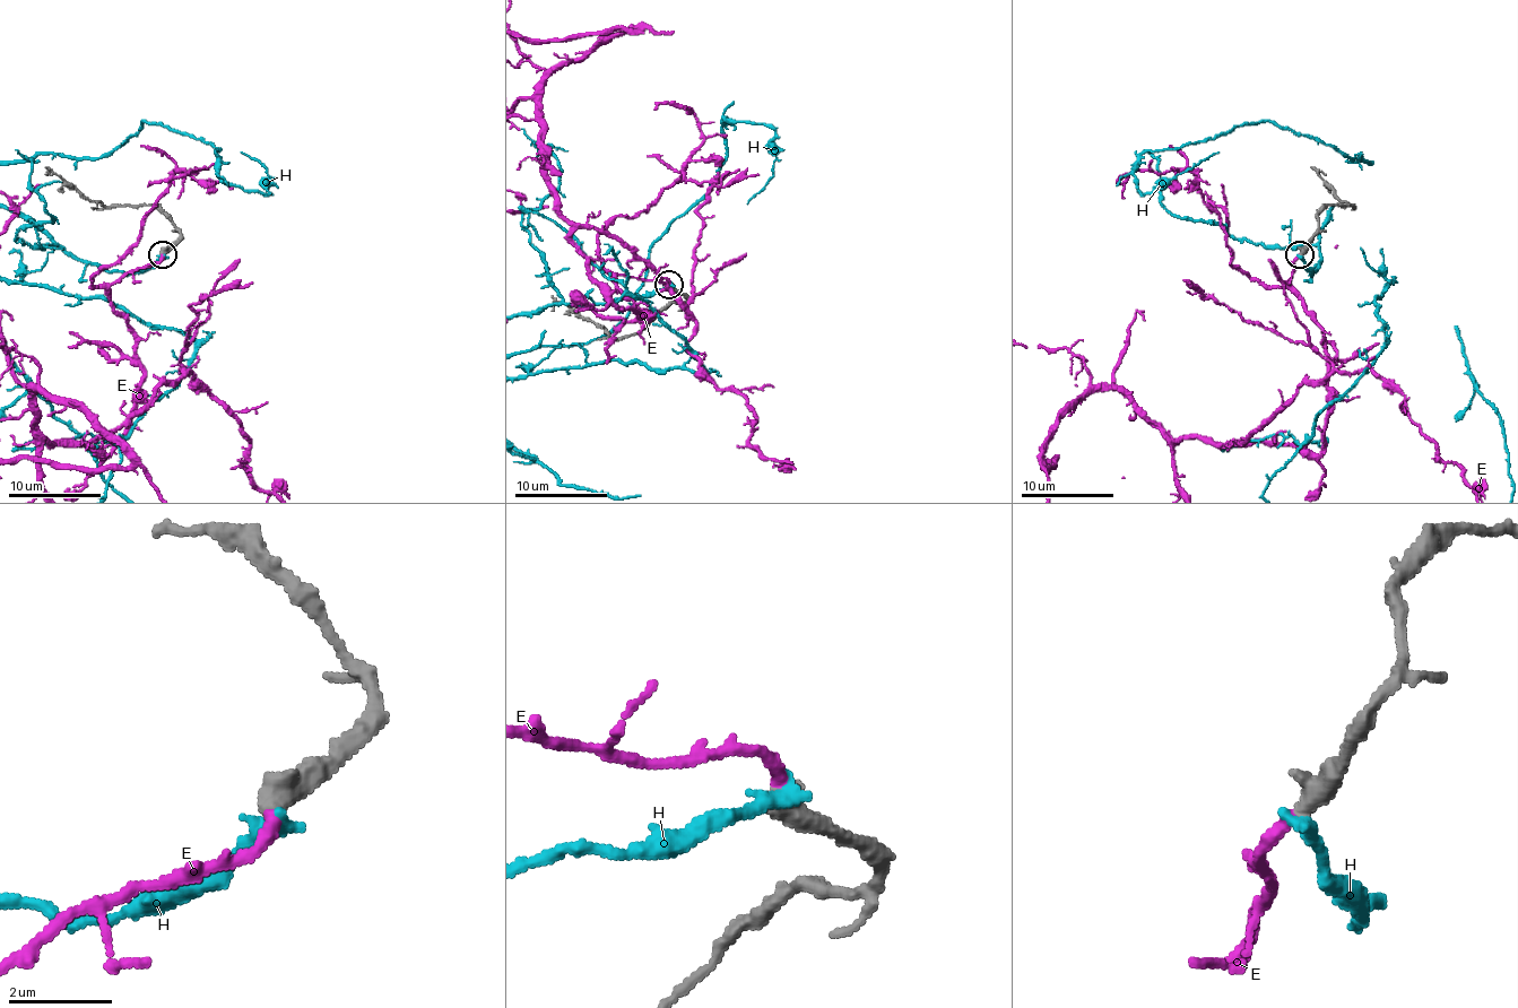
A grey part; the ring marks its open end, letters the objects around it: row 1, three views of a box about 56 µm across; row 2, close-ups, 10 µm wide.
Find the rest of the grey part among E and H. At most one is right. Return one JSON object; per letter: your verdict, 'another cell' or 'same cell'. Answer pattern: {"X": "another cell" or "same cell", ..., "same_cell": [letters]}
{"E": "same cell", "H": "another cell", "same_cell": ["E"]}

